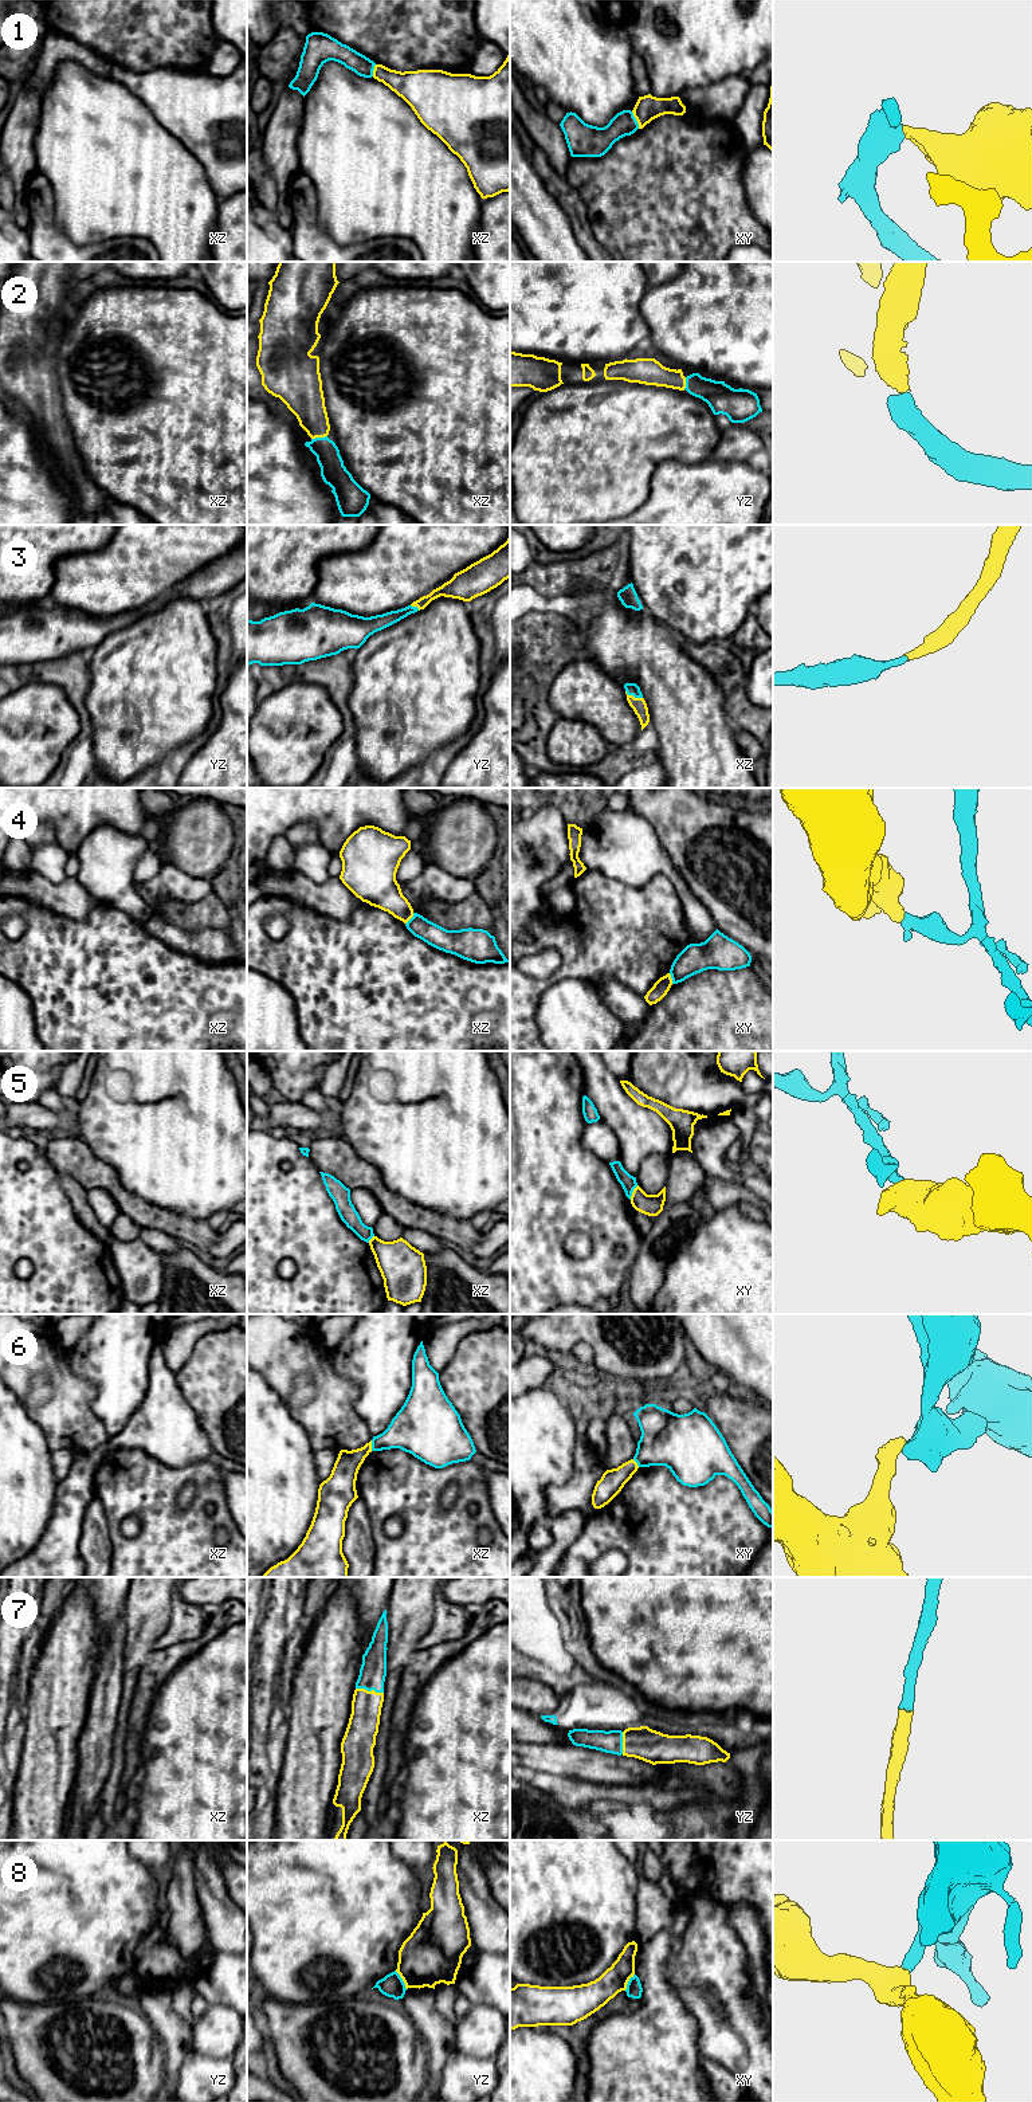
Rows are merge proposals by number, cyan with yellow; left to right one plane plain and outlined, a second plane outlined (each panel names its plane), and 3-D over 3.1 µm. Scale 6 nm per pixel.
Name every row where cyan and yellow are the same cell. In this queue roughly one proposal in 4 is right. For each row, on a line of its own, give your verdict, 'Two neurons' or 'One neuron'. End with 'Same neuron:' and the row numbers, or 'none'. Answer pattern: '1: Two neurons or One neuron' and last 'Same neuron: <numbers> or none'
1: Two neurons
2: One neuron
3: One neuron
4: Two neurons
5: Two neurons
6: Two neurons
7: One neuron
8: Two neurons
Same neuron: 2, 3, 7

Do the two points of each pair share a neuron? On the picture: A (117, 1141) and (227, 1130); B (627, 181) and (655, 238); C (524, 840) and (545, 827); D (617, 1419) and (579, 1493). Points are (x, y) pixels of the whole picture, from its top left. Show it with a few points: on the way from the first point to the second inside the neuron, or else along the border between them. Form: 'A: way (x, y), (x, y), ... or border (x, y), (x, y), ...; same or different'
A: way (144, 1141), (200, 1141); same
B: way (640, 195), (655, 210), (655, 224); same
C: way (529, 840), (540, 832); same
D: way (617, 1439), (608, 1467), (596, 1473); same

